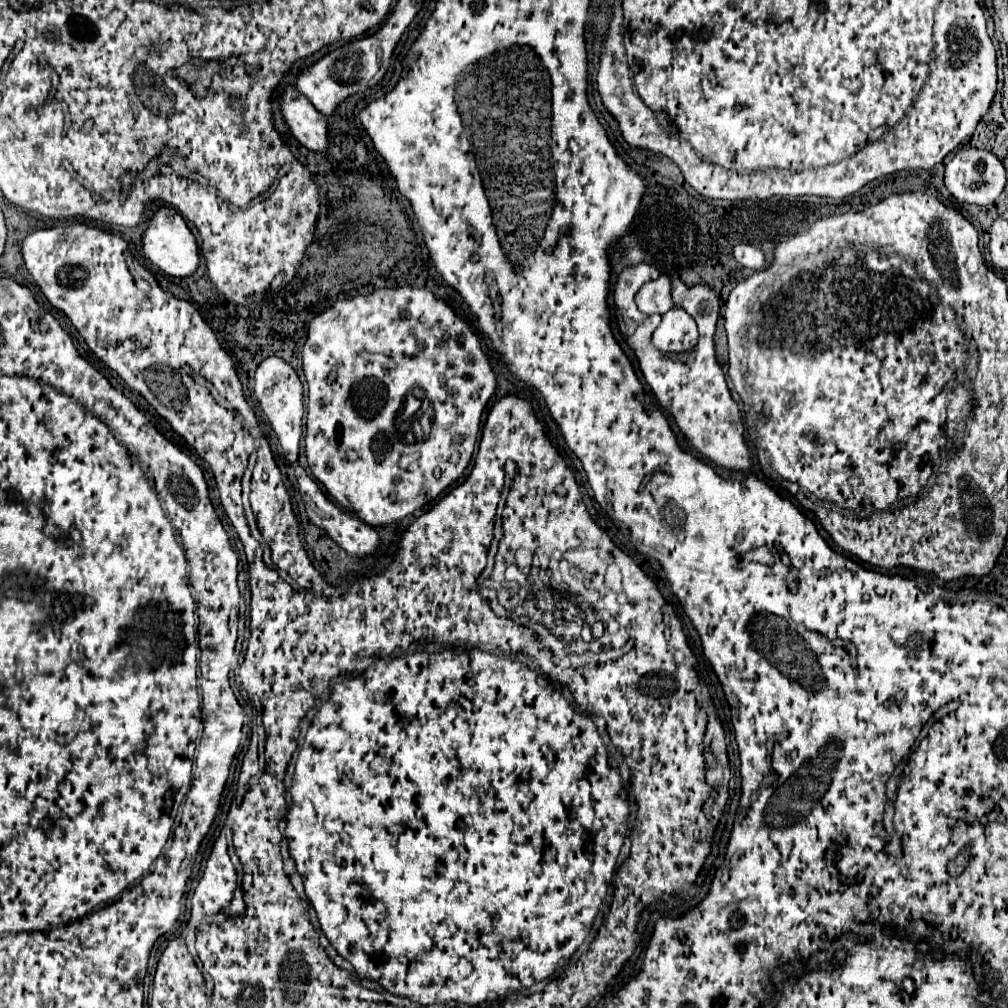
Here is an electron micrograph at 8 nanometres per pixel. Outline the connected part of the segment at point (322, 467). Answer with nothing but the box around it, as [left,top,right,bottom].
[302,288,496,526]

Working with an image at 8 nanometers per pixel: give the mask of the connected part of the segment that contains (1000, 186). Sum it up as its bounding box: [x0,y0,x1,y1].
[944,150,1006,206]

